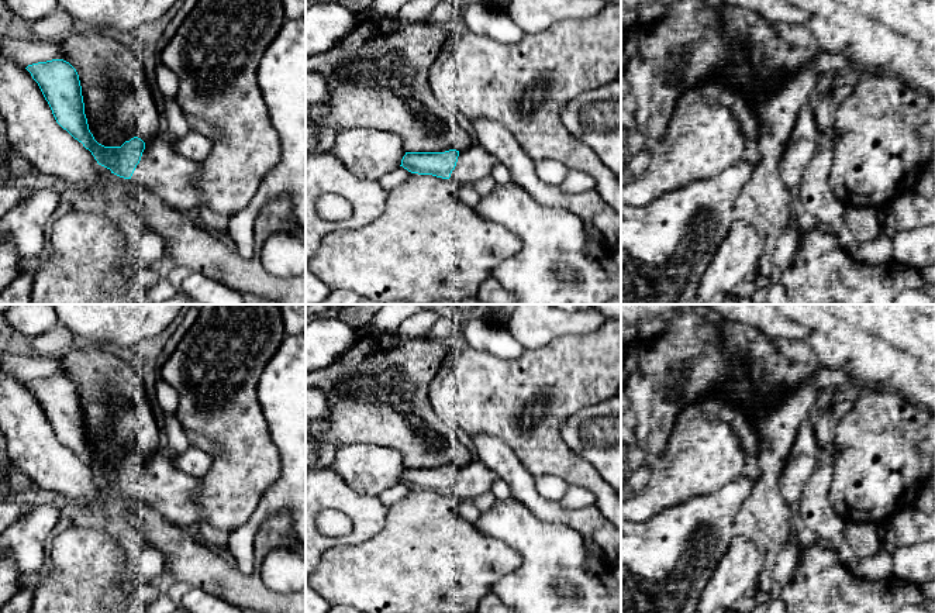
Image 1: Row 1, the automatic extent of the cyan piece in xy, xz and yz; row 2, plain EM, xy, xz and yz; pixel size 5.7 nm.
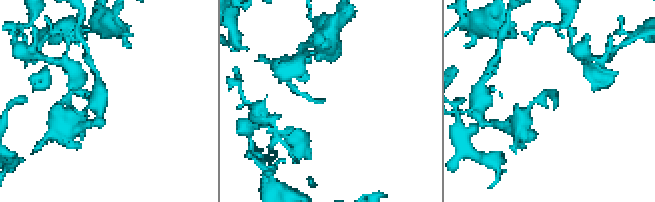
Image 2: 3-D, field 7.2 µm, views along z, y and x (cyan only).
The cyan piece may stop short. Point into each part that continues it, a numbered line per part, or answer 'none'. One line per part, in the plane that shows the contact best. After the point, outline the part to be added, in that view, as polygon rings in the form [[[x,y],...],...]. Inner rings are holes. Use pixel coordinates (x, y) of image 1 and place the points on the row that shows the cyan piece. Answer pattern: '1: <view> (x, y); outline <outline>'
1: xy (162, 171); outline [[[152,137],[142,152],[131,182],[152,192],[170,207],[180,211],[206,209],[196,185],[201,162],[192,161],[175,151],[172,138]]]

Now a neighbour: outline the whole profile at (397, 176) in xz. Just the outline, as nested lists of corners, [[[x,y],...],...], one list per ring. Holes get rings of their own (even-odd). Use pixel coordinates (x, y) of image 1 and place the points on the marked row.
[[[403,166],[396,168],[394,171],[389,172],[382,178],[383,187],[390,192],[391,189],[400,186],[410,178],[410,172]]]

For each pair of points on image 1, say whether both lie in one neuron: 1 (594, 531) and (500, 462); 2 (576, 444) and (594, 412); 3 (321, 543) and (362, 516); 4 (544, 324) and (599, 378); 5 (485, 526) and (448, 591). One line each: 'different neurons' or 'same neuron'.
1: same neuron
2: same neuron
3: same neuron
4: different neurons
5: different neurons

